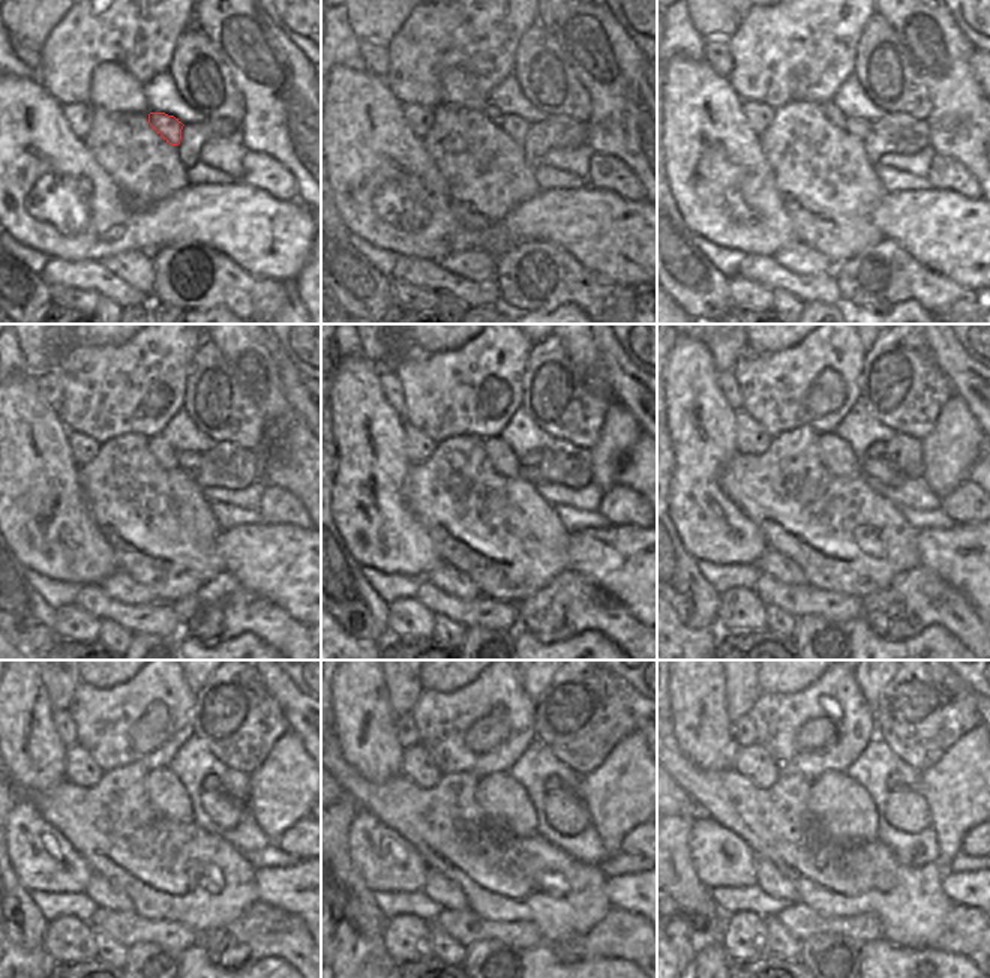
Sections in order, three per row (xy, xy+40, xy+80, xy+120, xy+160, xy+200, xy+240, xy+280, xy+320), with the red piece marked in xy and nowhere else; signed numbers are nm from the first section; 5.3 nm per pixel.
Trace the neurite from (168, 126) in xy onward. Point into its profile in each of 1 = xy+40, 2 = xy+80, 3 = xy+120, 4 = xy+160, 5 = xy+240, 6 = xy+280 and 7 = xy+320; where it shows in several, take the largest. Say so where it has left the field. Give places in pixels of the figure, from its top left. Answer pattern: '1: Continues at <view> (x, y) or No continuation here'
1: Continues at xy+40 (516, 128)
2: Continues at xy+80 (860, 128)
3: Continues at xy+120 (186, 459)
4: Continues at xy+160 (531, 458)
5: Continues at xy+240 (210, 783)
6: Continues at xy+280 (554, 783)
7: Continues at xy+320 (894, 780).

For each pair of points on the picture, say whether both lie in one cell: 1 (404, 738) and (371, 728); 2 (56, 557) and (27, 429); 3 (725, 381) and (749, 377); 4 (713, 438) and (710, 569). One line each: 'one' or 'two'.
1: two
2: one
3: two
4: two

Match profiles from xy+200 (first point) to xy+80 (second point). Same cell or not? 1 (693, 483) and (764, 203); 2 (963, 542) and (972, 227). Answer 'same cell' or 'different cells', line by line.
1: same cell
2: same cell

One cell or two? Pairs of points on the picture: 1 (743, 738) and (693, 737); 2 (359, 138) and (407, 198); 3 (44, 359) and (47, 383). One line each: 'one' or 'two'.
1: two
2: one
3: two

